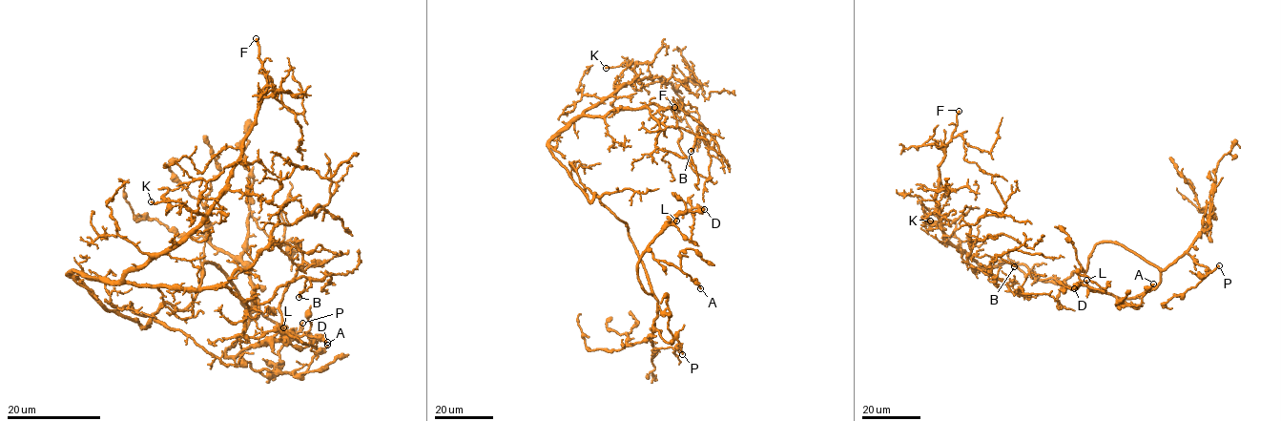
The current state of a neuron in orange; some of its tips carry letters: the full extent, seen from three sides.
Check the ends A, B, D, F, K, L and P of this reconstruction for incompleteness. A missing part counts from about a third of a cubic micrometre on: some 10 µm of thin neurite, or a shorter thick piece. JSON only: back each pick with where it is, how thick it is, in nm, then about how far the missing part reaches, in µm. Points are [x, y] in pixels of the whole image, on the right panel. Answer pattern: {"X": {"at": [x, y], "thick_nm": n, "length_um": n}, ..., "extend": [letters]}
{"extend": []}

